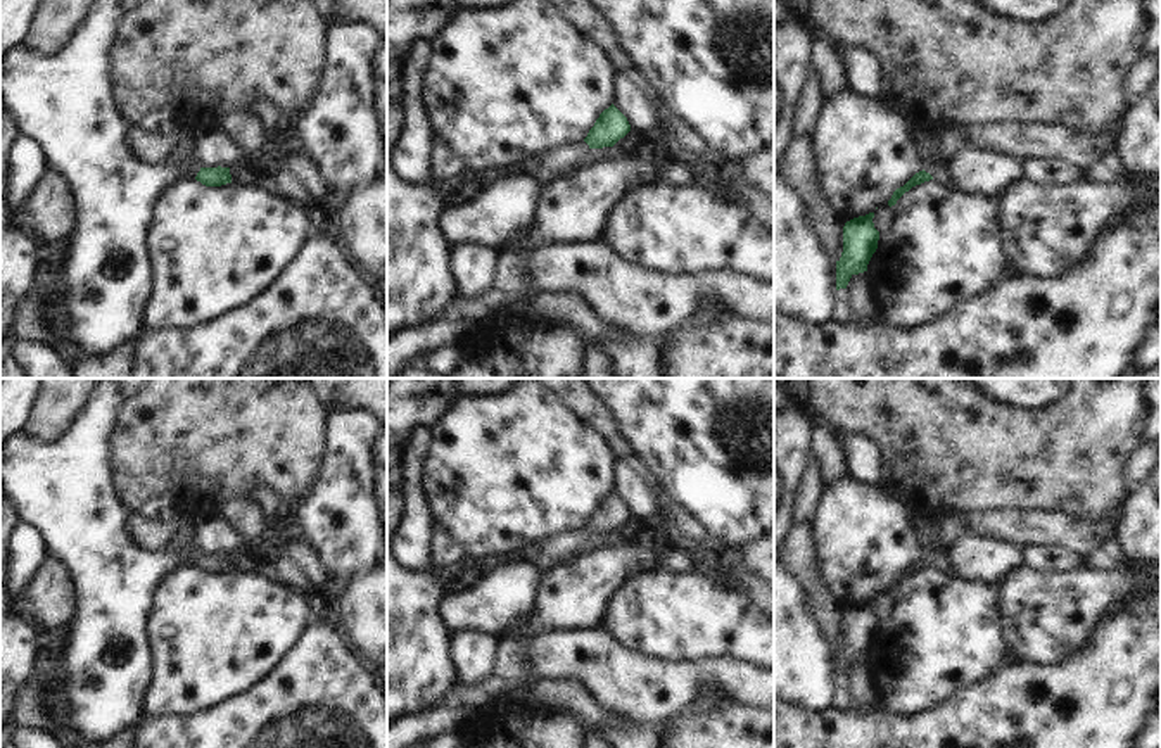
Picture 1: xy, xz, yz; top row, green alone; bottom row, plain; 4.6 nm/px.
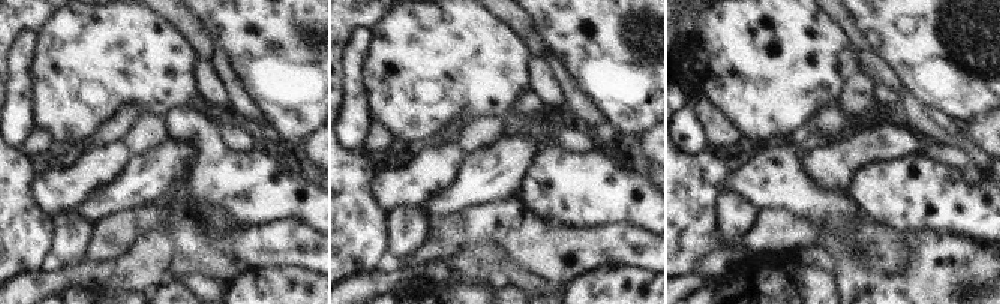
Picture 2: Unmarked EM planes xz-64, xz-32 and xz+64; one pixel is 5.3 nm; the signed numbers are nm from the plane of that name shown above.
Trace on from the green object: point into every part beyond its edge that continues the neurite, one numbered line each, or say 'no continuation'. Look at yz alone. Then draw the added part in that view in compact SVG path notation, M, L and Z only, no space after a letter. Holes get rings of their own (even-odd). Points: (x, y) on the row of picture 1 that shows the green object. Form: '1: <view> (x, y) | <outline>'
1: yz (954, 139) | M954 126L954 128L945 128L940 133L942 140L942 150L945 154L943 161L931 161L924 171L929 173L933 178L942 178L945 174L945 169L948 162L961 152L962 147L968 145L968 135L964 131L964 126Z

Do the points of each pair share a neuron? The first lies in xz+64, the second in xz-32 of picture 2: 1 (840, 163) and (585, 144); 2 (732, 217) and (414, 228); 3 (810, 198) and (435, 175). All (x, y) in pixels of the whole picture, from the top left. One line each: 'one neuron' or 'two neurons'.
1: two neurons
2: one neuron
3: one neuron

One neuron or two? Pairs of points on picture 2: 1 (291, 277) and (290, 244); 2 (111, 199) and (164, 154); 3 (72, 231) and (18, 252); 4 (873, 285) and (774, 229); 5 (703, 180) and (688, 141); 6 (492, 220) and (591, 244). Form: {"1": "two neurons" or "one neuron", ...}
{"1": "two neurons", "2": "one neuron", "3": "two neurons", "4": "two neurons", "5": "two neurons", "6": "one neuron"}

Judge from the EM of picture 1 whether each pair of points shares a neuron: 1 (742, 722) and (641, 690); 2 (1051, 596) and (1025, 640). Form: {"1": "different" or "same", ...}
{"1": "different", "2": "same"}

